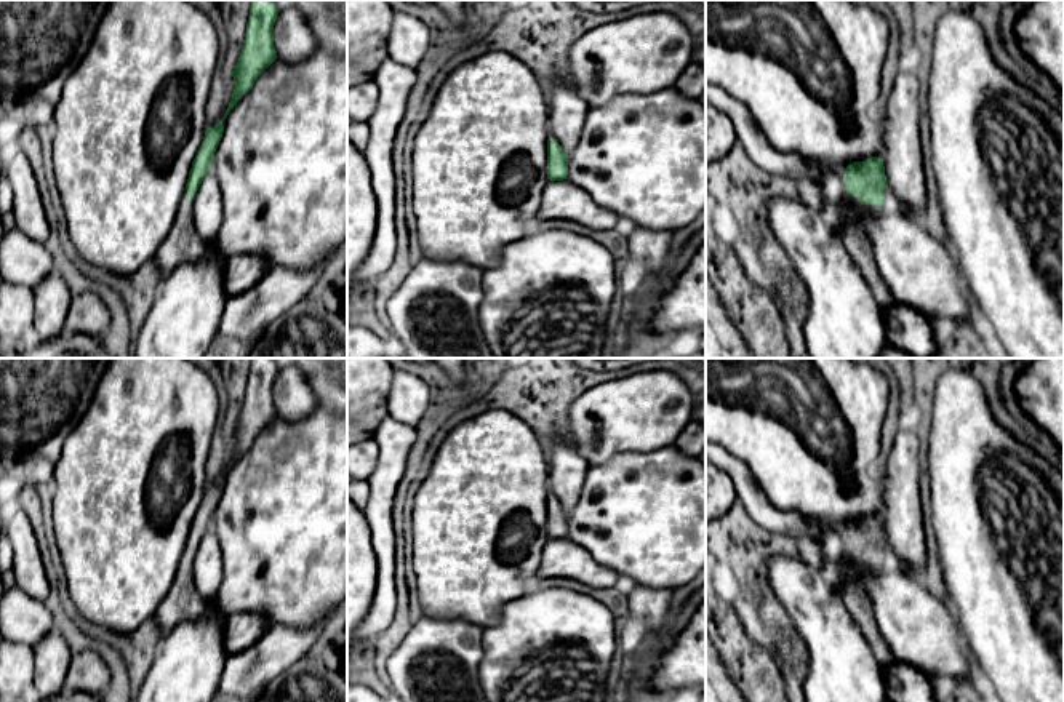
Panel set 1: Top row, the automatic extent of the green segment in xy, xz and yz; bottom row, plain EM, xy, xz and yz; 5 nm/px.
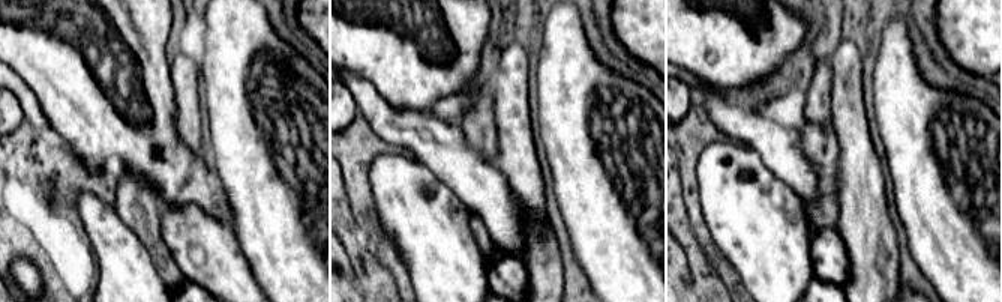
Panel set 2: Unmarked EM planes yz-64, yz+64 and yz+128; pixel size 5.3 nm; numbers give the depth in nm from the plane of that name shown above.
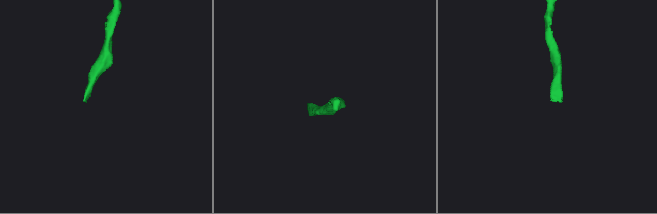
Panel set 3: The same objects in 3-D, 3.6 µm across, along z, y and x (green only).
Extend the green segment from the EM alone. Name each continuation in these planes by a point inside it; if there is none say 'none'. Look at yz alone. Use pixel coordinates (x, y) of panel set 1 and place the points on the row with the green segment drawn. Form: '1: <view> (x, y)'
1: yz (853, 205)

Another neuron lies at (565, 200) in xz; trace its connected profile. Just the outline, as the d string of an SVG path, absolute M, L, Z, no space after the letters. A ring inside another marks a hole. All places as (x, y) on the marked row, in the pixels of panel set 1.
M549 179L542 190L536 222L549 219L571 221L590 230L624 227L618 214L600 206L586 189L568 179Z

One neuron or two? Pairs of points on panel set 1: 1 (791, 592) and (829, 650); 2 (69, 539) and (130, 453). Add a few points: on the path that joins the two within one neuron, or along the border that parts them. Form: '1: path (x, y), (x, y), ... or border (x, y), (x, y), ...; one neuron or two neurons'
1: path (805, 606), (828, 629), (829, 635); one neuron
2: path (90, 518), (100, 509), (100, 483), (109, 474); one neuron

